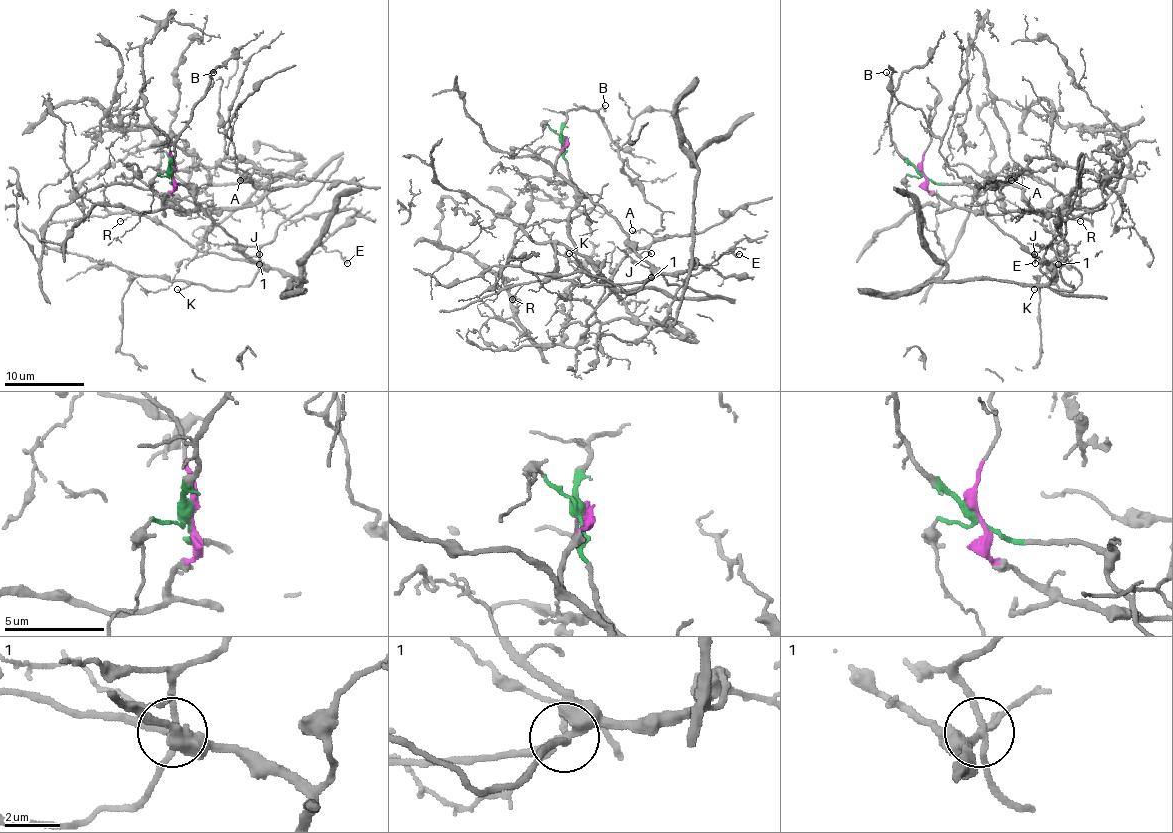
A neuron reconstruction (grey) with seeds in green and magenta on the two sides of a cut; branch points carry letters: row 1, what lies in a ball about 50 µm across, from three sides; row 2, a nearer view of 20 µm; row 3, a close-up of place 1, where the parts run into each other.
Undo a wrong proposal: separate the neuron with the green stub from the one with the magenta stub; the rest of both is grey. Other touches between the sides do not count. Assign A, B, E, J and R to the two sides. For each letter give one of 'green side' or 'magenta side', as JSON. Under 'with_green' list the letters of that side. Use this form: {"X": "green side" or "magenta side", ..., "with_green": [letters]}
{"A": "magenta side", "B": "green side", "E": "green side", "J": "green side", "R": "green side", "with_green": ["B", "E", "J", "R"]}

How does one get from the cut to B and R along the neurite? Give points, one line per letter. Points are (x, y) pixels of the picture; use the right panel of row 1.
B: (923, 172), (905, 158), (891, 138), (891, 82), (887, 72)
R: (923, 172), (933, 182), (967, 184), (1001, 230), (1054, 266), (1066, 250), (1060, 218), (1064, 214), (1080, 220)

